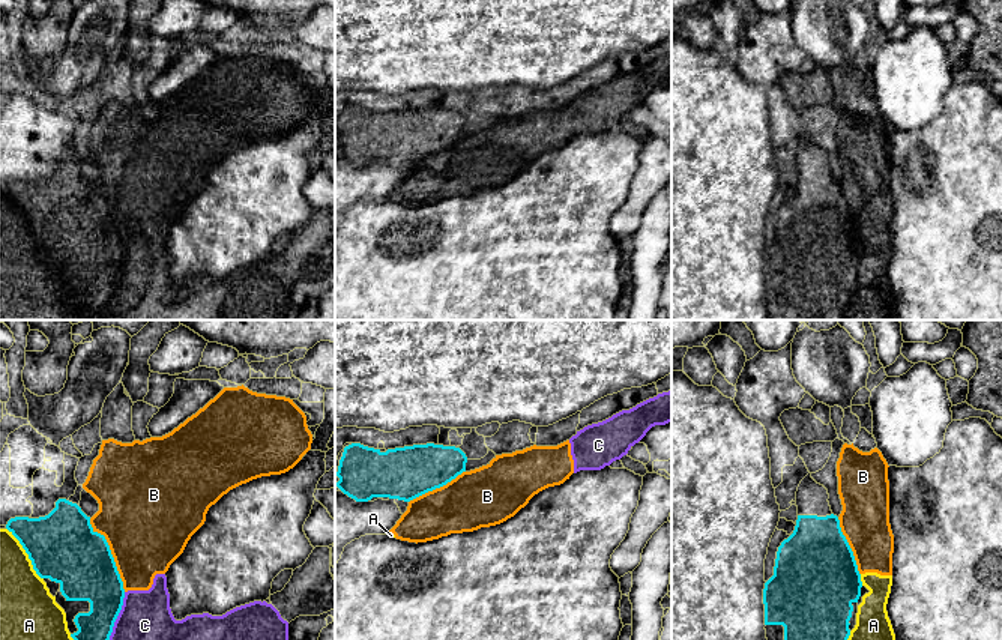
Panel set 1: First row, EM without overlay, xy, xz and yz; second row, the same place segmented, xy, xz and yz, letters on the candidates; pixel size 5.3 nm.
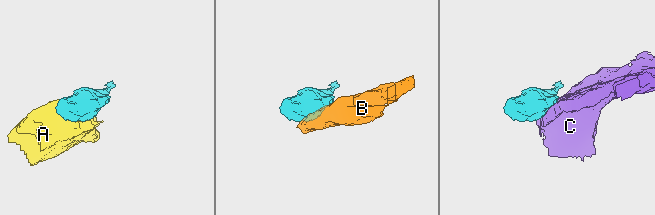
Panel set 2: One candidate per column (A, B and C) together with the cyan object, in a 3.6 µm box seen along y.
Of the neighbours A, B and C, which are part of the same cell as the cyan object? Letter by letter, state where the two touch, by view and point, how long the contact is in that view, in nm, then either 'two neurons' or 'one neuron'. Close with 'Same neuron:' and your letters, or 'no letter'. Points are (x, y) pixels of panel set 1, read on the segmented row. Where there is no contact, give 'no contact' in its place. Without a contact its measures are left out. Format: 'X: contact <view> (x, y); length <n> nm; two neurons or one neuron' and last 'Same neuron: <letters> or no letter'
A: contact xy (26, 552); length 340 nm; two neurons
B: contact xy (110, 553); length 440 nm; two neurons
C: contact xy (117, 615); length 280 nm; two neurons
Same neuron: no letter

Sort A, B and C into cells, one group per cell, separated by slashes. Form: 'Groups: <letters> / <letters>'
Groups: A B C

